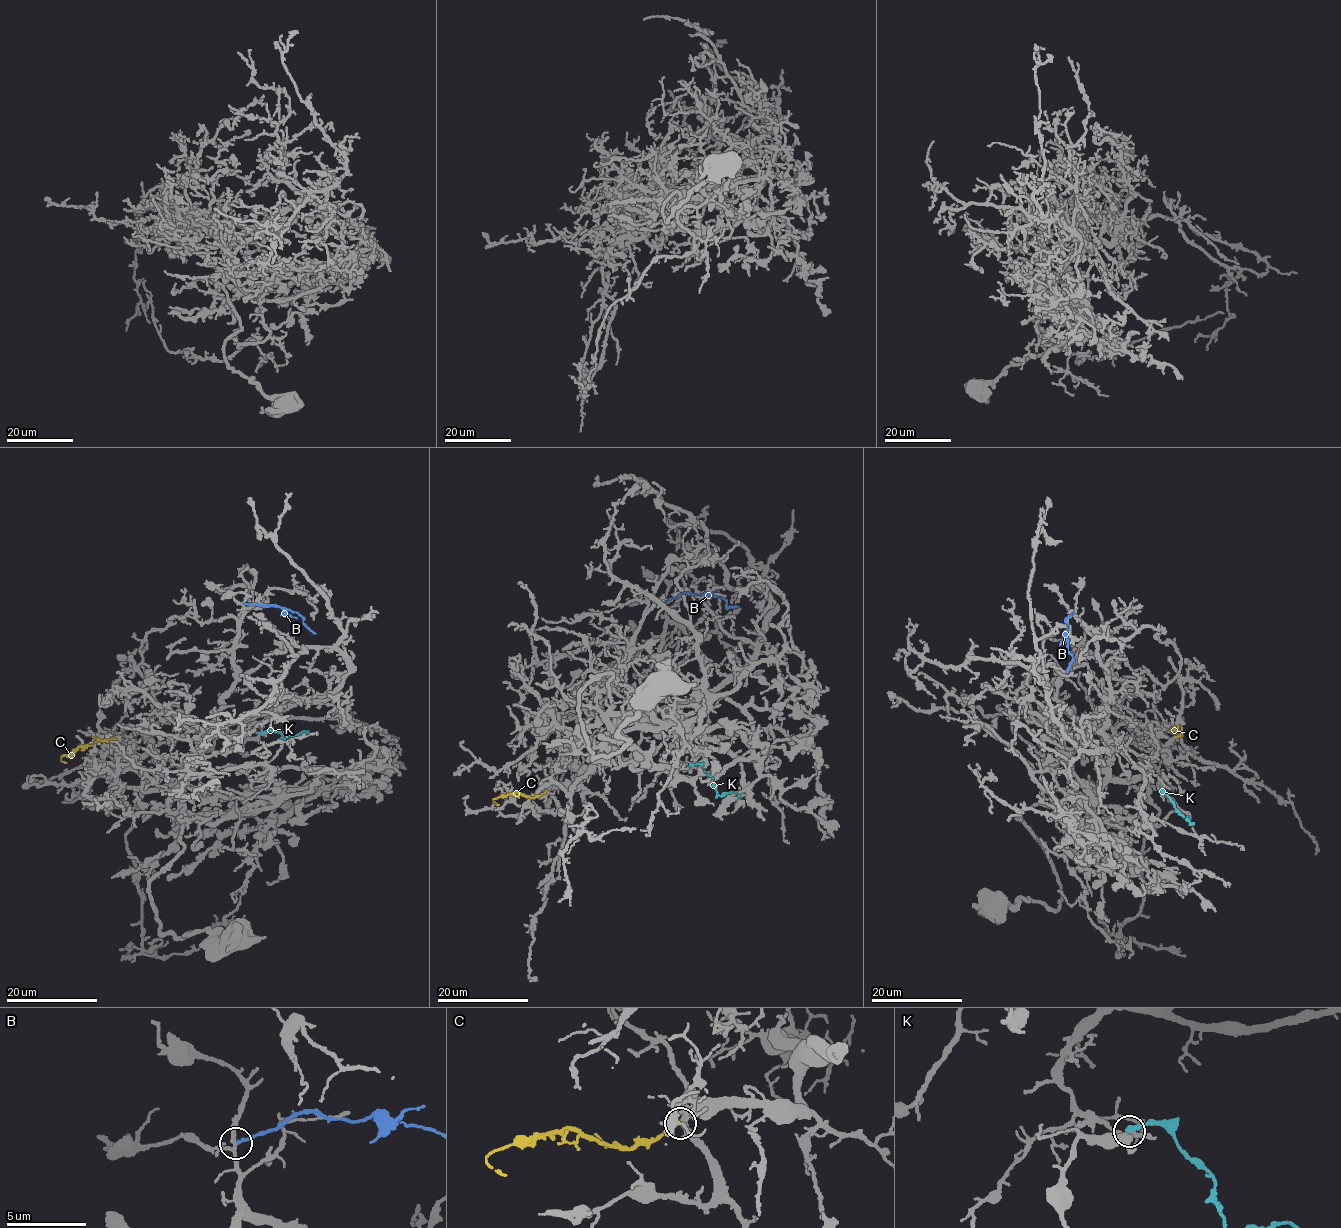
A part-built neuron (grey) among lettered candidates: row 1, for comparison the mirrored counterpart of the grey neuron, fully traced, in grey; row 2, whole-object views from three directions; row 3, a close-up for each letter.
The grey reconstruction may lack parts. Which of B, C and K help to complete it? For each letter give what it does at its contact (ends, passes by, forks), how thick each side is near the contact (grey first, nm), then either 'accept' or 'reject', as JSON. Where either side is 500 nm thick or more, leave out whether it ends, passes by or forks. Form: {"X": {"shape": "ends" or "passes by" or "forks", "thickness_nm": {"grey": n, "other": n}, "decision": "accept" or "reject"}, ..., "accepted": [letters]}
{"B": {"shape": "ends", "thickness_nm": {"grey": 220, "other": 180}, "decision": "reject"}, "C": {"shape": "ends", "thickness_nm": {"grey": 340, "other": 220}, "decision": "accept"}, "K": {"shape": "ends", "thickness_nm": {"grey": 180, "other": 320}, "decision": "reject"}, "accepted": ["C"]}

